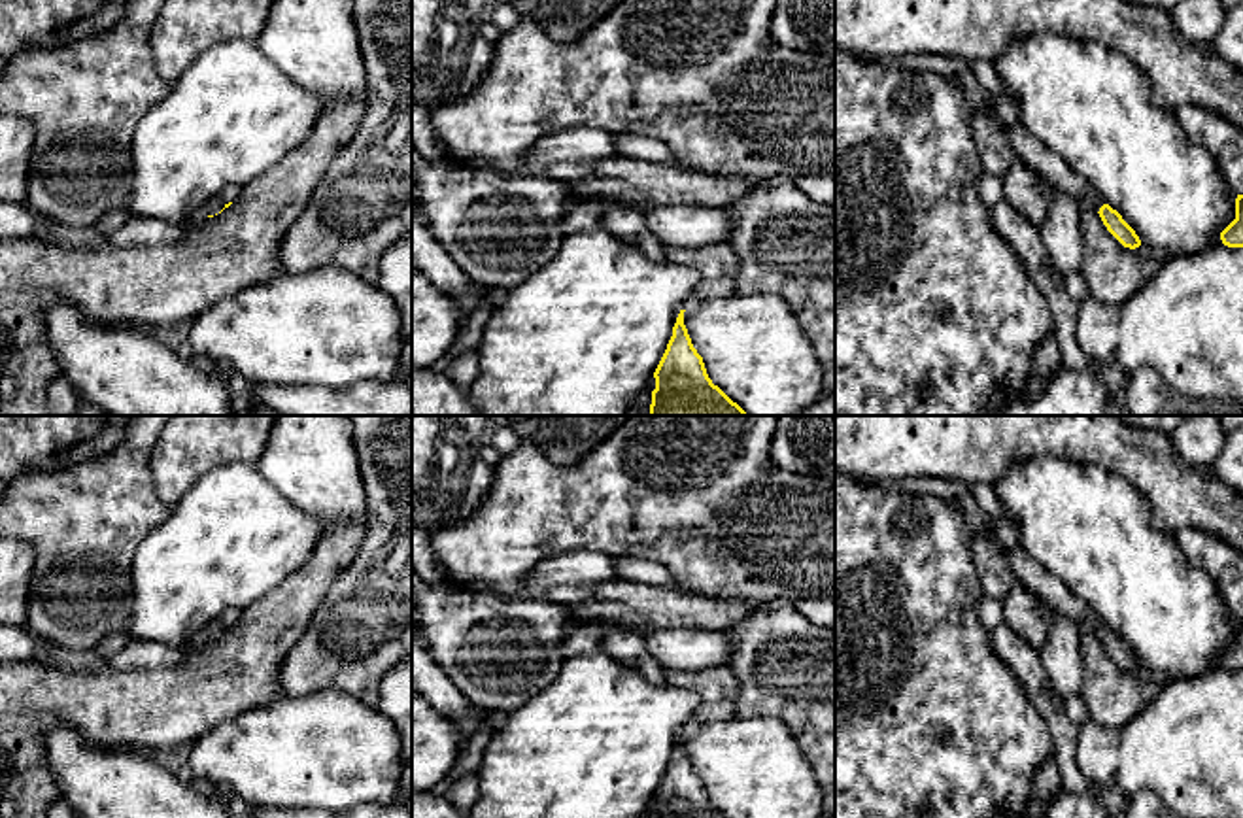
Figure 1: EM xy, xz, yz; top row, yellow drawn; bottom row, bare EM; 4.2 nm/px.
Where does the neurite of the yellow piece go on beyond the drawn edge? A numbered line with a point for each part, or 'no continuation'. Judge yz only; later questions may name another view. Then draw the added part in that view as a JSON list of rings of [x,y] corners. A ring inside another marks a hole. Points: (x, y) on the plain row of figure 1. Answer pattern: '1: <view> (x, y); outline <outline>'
1: yz (1055, 596); outline [[[1018,546],[1005,555],[1016,580],[1037,595],[1050,614],[1073,620],[1081,633],[1099,635],[1105,623],[1082,599],[1075,597],[1062,582],[1048,576],[1041,565],[1030,559]]]

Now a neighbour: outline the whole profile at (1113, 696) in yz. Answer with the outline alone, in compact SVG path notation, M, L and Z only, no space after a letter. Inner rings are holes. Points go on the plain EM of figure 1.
M1082 633L1081 642L1082 688L1088 720L1118 729L1154 699L1160 684L1124 671L1094 633Z

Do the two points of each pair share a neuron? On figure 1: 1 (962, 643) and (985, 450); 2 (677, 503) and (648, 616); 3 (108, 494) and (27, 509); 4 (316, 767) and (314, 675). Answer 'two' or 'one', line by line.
1: two
2: two
3: one
4: two

